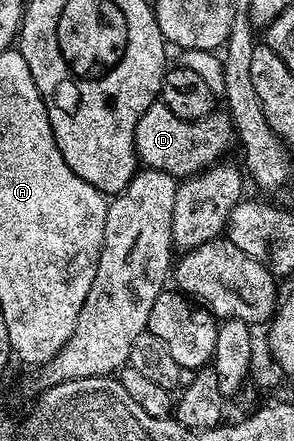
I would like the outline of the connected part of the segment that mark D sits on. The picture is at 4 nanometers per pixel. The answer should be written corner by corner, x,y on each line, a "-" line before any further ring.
162,103
150,106
138,119
136,155
147,168
166,171
177,179
192,177
210,165
215,165
228,148
234,145
232,120
227,112
213,111
197,121
178,119
170,107

